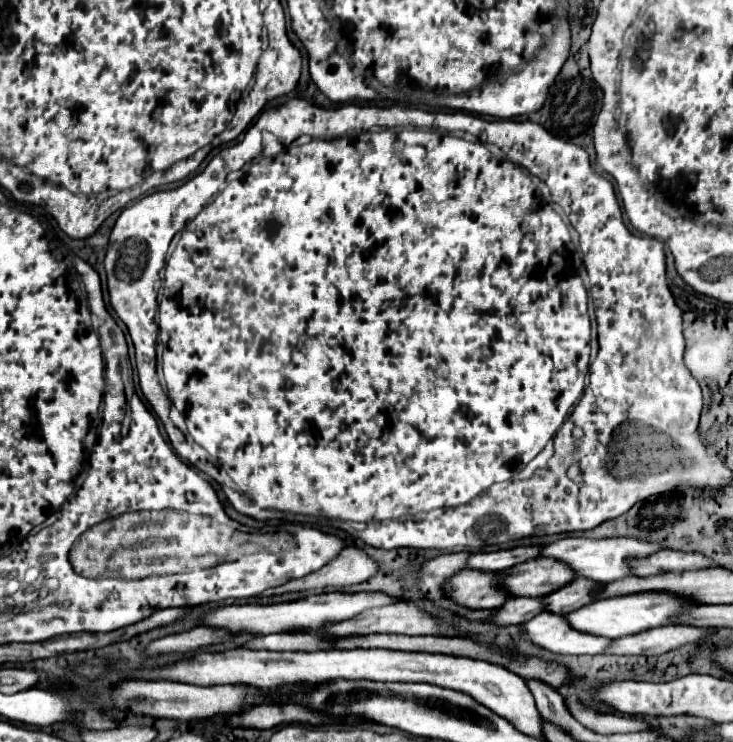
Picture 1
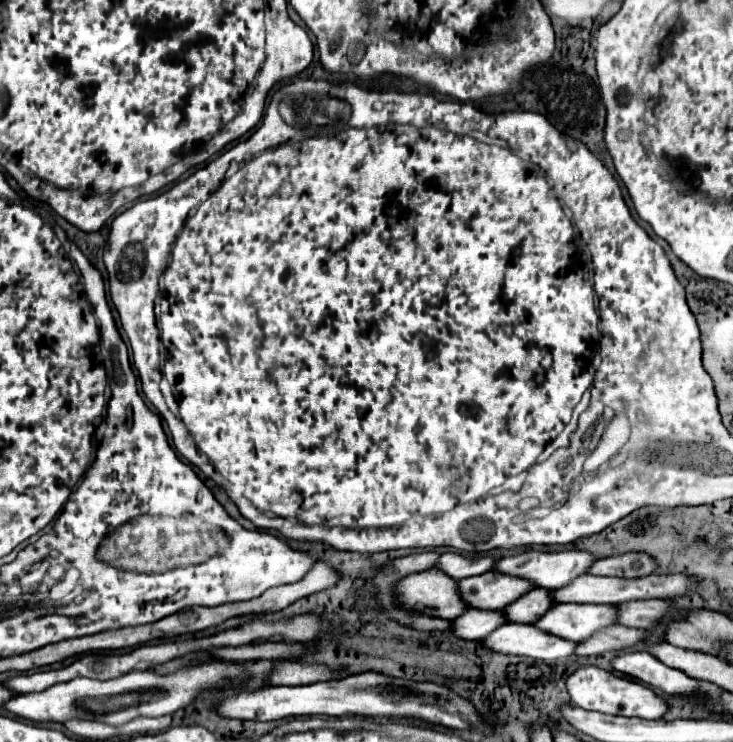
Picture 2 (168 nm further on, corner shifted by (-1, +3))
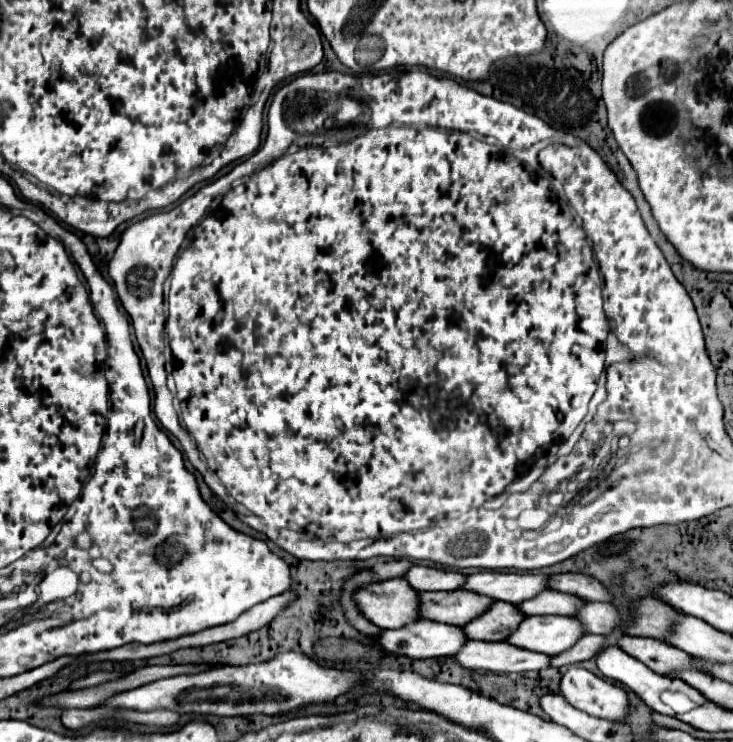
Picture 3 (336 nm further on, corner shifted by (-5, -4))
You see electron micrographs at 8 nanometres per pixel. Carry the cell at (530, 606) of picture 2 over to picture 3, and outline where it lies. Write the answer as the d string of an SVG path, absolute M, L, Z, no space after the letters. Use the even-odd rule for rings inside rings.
M494 603L484 615L470 621L464 631L470 639L504 641L524 617L526 615L516 615L516 605L512 603Z

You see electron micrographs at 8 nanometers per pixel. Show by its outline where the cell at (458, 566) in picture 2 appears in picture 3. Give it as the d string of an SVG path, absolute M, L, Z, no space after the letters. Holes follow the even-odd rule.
M414 565L406 573L406 579L416 591L454 591L460 589L460 583L464 583L466 575L462 575L460 571L444 571L444 569Z

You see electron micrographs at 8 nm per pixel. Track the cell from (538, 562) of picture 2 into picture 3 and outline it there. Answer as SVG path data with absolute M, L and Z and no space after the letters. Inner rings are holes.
M478 571L466 579L464 589L488 595L496 601L522 603L548 589L548 575L542 573L510 573L510 571Z

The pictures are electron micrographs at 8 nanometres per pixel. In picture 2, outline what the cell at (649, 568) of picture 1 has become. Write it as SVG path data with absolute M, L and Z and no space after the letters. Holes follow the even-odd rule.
M634 554L628 556L612 556L608 560L596 560L588 574L594 576L616 576L616 578L642 578L656 570L656 562L648 554Z

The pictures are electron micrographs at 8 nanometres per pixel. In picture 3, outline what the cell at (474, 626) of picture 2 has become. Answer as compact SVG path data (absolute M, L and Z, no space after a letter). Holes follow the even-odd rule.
M420 619L420 623L410 623L402 629L386 631L378 643L386 653L406 655L410 659L426 657L452 657L464 643L468 643L462 627L452 627L446 623L432 623Z

